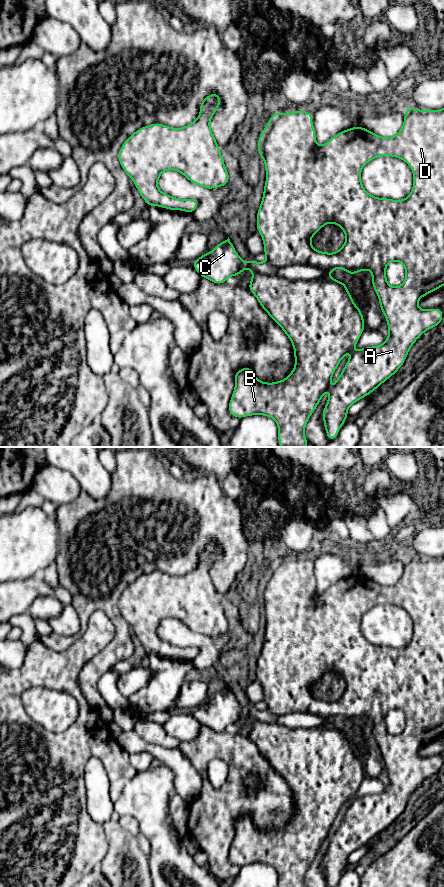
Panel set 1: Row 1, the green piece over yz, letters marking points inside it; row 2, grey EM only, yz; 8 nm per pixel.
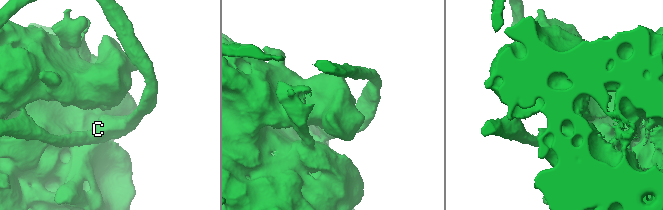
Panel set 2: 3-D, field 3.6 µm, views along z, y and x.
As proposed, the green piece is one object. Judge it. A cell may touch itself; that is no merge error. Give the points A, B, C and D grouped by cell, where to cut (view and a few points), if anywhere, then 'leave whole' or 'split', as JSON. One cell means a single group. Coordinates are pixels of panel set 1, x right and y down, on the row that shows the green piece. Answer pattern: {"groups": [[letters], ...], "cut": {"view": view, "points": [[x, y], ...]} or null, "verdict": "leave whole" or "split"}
{"groups": [["A", "B", "D"], ["C"]], "cut": {"view": "yz", "points": [[247, 263], [248, 267]]}, "verdict": "split"}

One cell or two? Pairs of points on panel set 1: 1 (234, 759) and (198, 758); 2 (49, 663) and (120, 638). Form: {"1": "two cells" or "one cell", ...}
{"1": "one cell", "2": "two cells"}

